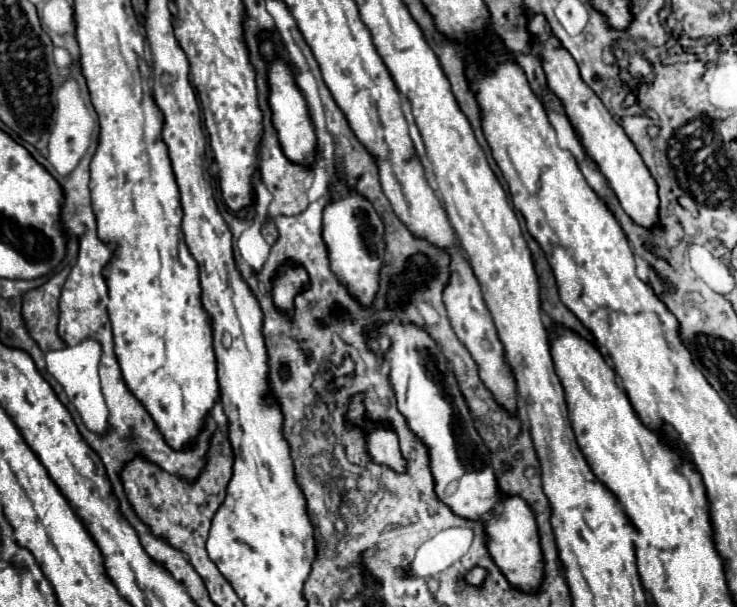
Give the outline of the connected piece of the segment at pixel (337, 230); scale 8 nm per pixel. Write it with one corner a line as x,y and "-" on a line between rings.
335,182
331,190
339,196
323,212
323,240
329,250
331,268
363,306
371,306
377,292
377,270
383,264
383,222
373,206
343,182

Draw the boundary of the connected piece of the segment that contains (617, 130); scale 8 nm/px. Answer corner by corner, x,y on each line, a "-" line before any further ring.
535,16
529,24
529,30
537,36
537,40
541,44
543,68
547,74
549,88
561,98
561,102
567,110
567,116
583,142
583,148
597,162
601,174
609,180
623,210
633,218
633,222
653,230
657,226
657,206
659,206
657,184
651,178
651,174
649,174
647,166
643,164
639,152
635,150
633,142
627,138
623,128
611,118
611,114
607,112
603,102
595,96
595,92
581,80
577,64
571,58
571,54
567,54
567,50
561,48
561,44
557,42
557,38
551,32
545,32
545,18

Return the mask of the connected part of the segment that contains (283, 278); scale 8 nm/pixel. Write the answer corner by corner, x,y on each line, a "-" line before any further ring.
283,268
279,272
279,276
275,278
275,284
273,284
273,300
275,300
275,306
281,308
281,310
293,310
293,298
295,294
305,288
309,282
307,278
307,272
303,268

